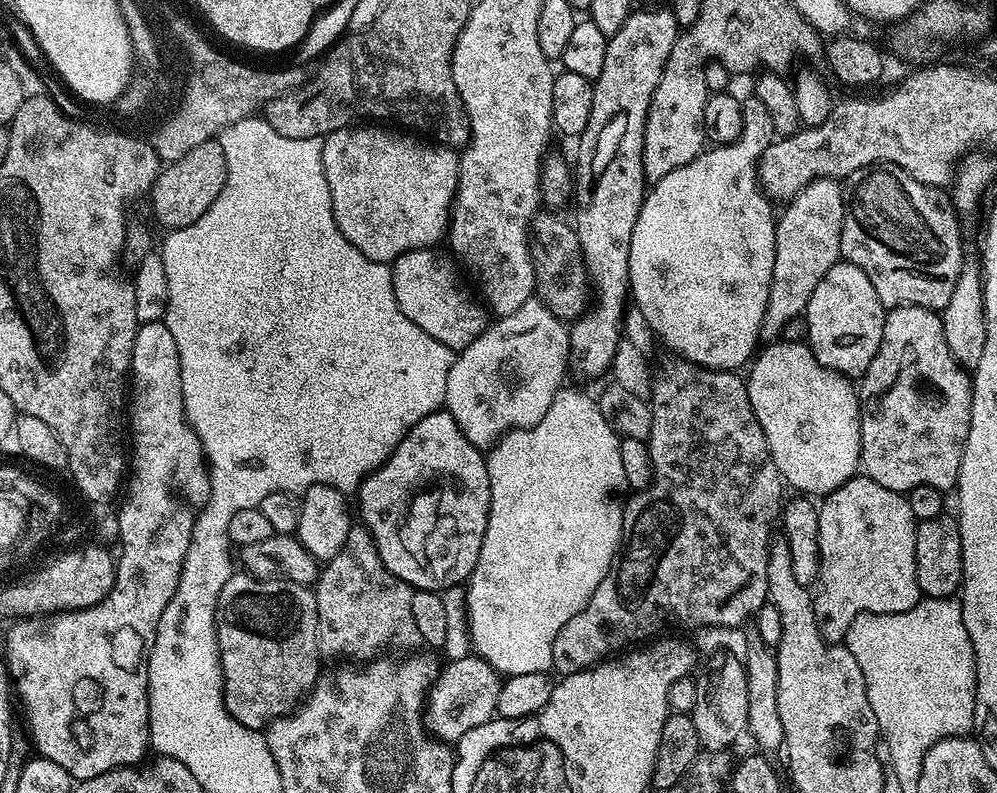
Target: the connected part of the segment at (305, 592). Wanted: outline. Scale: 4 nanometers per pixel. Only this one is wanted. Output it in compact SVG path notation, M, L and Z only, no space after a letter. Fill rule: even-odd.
M237 571L228 579L226 586L222 586L222 594L218 598L216 640L220 644L220 669L224 672L224 705L228 713L247 728L264 730L273 720L287 716L321 679L316 593L303 584Z

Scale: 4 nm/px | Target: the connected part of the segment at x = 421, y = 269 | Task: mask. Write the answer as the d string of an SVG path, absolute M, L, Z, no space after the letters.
M417 248L415 252L399 256L391 265L394 298L402 314L406 314L414 326L426 330L430 338L442 342L447 348L459 350L470 346L474 338L488 329L490 316L479 299L472 300L467 286L456 273L457 265L445 256L426 248Z

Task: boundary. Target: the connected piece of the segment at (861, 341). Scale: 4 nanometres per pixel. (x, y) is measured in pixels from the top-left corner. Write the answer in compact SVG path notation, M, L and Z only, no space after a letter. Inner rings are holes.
M838 262L833 268L826 270L826 278L822 278L822 282L818 282L818 286L814 286L814 294L810 294L810 302L803 315L804 320L808 323L806 343L822 366L834 369L841 376L863 377L878 354L878 346L882 342L884 333L885 315L884 304L878 298L868 275L858 266Z

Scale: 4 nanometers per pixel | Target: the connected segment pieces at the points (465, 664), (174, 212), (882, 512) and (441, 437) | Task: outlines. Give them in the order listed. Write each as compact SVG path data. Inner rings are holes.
M469 654L448 660L441 667L424 701L423 721L429 736L441 742L459 742L462 734L470 734L474 726L482 726L496 716L496 699L502 683L501 673L495 672L484 660Z
M217 139L207 140L178 160L165 165L152 184L150 201L157 220L172 231L190 226L213 205L226 182L225 148Z
M863 474L823 497L818 508L820 577L812 601L824 640L843 641L858 614L889 611L895 600L900 603L897 605L913 608L922 599L916 581L917 523L907 495L886 490Z
M447 410L431 412L426 414L415 426L398 442L394 454L382 466L378 466L371 472L366 479L360 483L358 497L360 496L360 516L365 528L374 538L374 546L390 574L402 578L414 590L421 592L438 592L443 593L445 588L455 588L463 585L467 581L474 566L478 562L478 554L482 550L482 538L486 534L486 522L490 514L490 478L488 477L488 462L485 453L479 448L475 448L466 437L462 430L458 430L458 422L454 422Z

